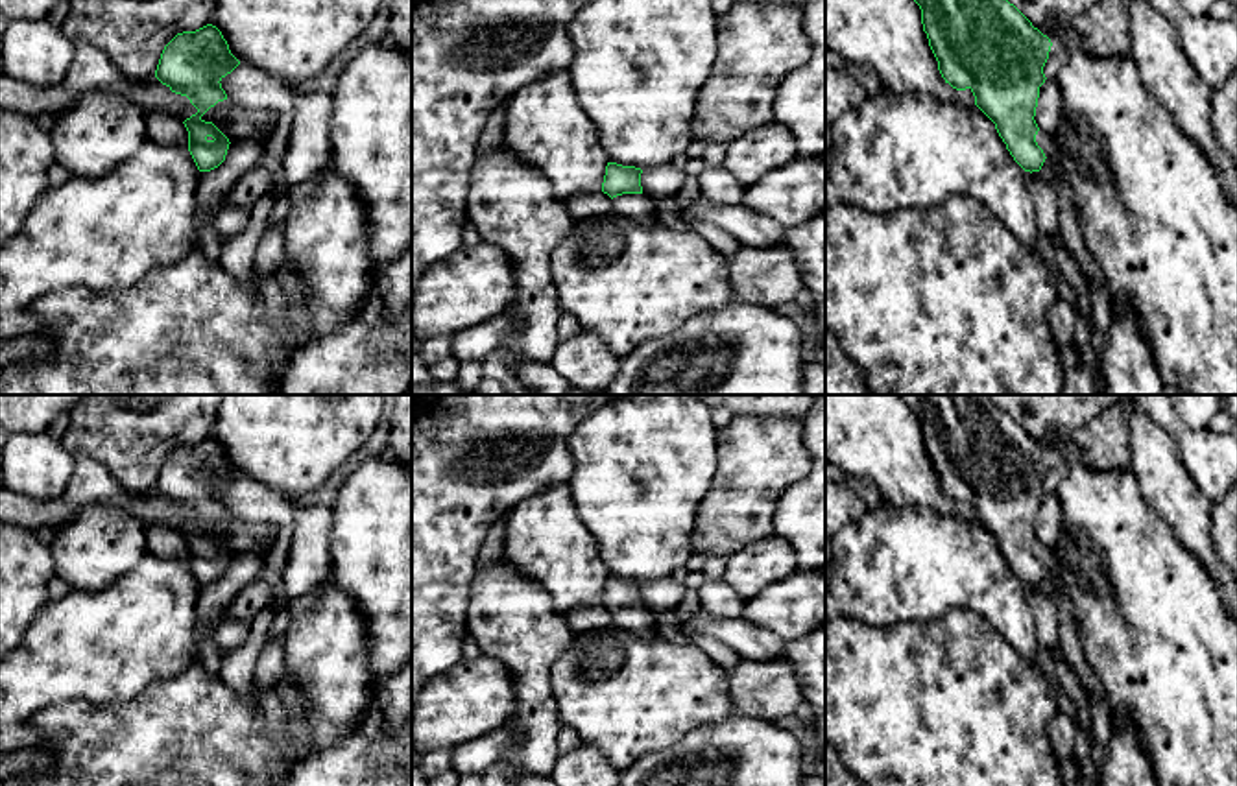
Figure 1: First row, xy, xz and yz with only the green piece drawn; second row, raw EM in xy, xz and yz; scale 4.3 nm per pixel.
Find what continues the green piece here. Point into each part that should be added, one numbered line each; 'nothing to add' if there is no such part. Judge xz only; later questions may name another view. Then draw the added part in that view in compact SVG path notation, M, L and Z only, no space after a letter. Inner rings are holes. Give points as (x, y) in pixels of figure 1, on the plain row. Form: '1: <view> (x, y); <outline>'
1: xz (637, 620); M622 607L613 611L613 625L618 625L639 638L654 638L659 635L657 618L644 607Z

